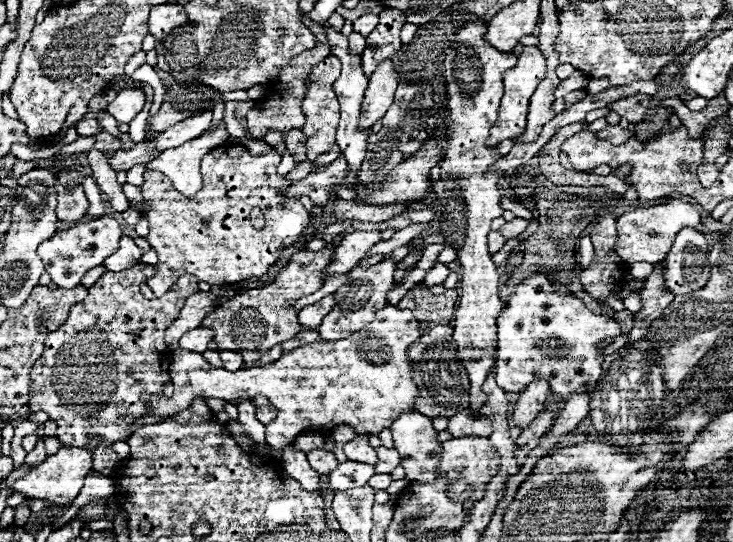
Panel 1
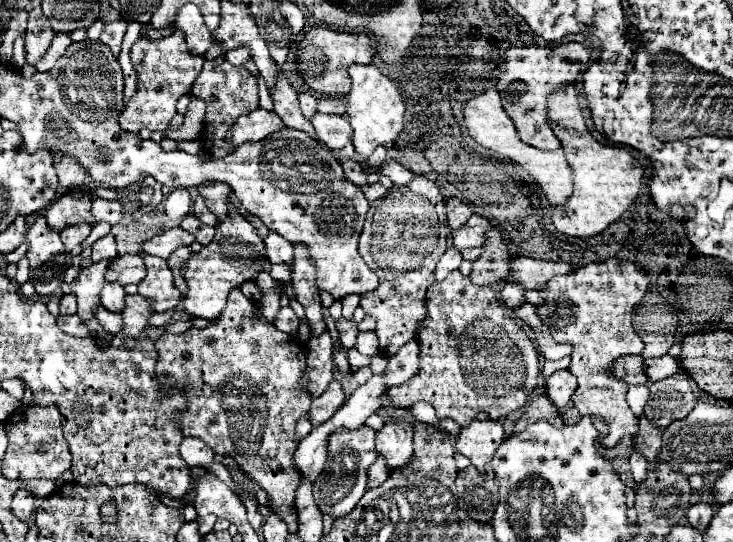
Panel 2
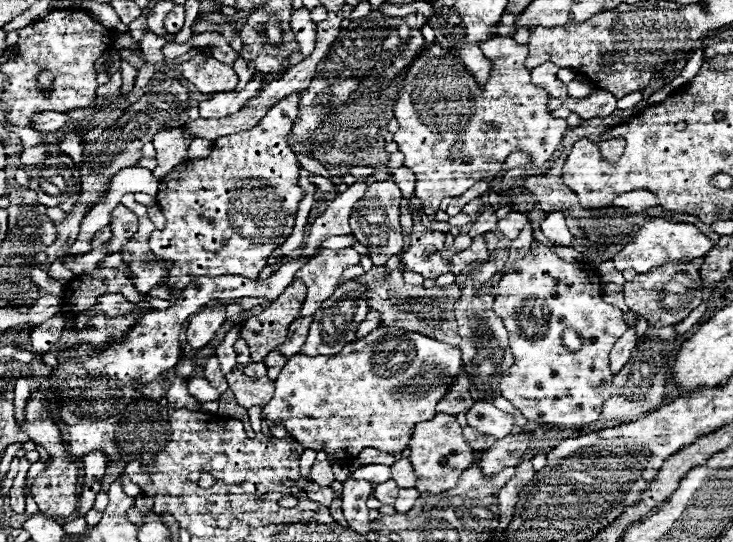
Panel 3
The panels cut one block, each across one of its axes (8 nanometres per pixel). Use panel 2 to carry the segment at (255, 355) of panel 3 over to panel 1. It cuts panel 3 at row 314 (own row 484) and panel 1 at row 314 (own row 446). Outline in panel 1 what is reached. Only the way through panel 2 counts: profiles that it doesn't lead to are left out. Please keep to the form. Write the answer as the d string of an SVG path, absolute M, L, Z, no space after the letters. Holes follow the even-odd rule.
M330 248L308 252L300 250L290 256L290 262L280 270L276 280L272 284L266 284L262 288L252 288L236 294L232 300L220 304L212 314L206 316L202 326L208 326L214 330L214 342L222 350L234 350L242 354L244 362L256 362L260 356L274 348L280 342L292 340L302 328L296 318L294 304L306 294L314 294L322 288L324 280L320 278L322 270L330 264Z

